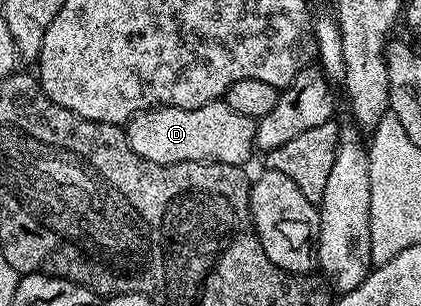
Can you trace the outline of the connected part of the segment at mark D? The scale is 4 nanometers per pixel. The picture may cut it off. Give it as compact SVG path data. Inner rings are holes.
M223 100L207 102L198 108L174 108L158 106L150 110L142 110L129 118L126 123L128 143L133 152L142 160L173 166L179 162L221 162L231 166L244 166L247 158L254 154L256 144L257 119L242 116L234 112Z

